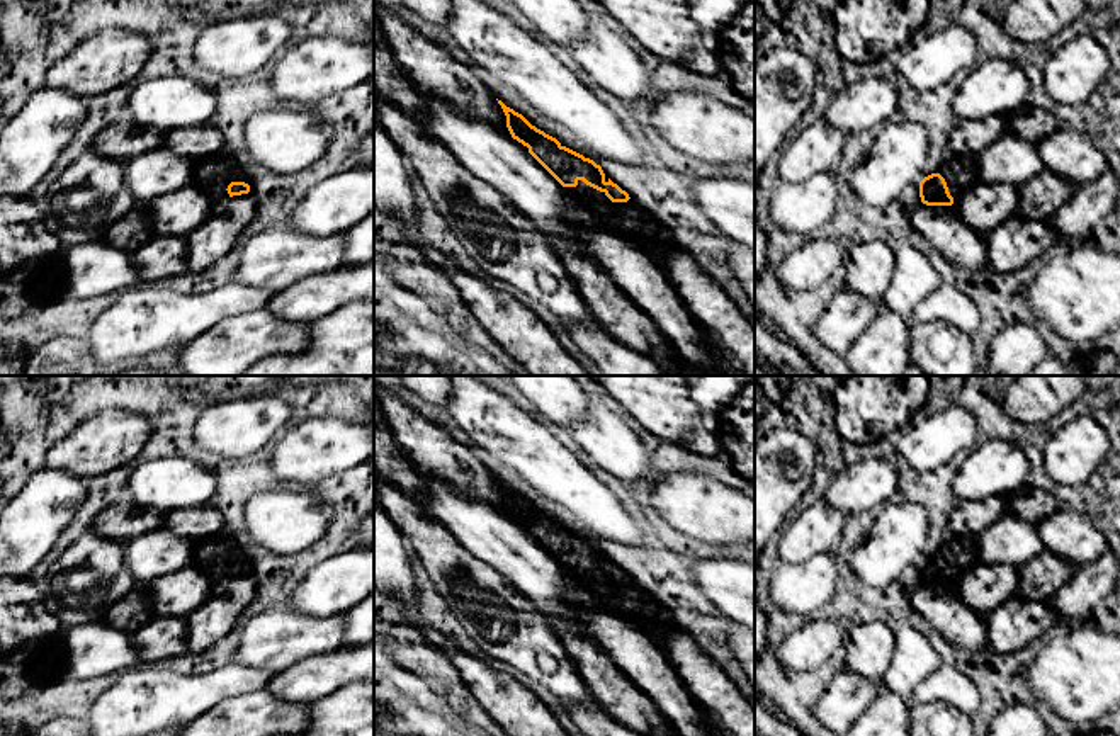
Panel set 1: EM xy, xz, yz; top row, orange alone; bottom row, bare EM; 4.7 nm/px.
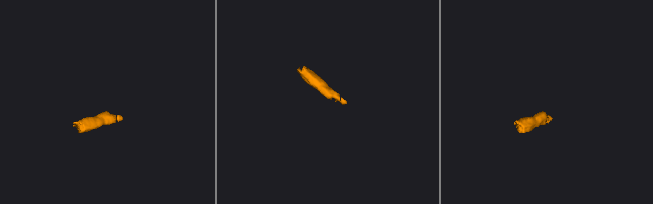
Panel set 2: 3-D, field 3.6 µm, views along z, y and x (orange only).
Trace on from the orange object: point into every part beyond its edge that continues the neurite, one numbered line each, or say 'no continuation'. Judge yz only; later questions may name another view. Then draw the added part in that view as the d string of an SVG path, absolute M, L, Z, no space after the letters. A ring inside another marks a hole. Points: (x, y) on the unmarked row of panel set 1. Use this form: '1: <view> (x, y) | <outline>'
1: yz (961, 553) | M952 535L933 554L940 554L945 559L948 573L953 578L952 586L957 586L959 580L979 563L976 535Z

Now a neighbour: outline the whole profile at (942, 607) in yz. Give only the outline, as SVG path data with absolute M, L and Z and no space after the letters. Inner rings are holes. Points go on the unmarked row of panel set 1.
M921 585L911 593L909 602L945 641L969 651L984 651L987 644L984 615L972 610L955 586Z

